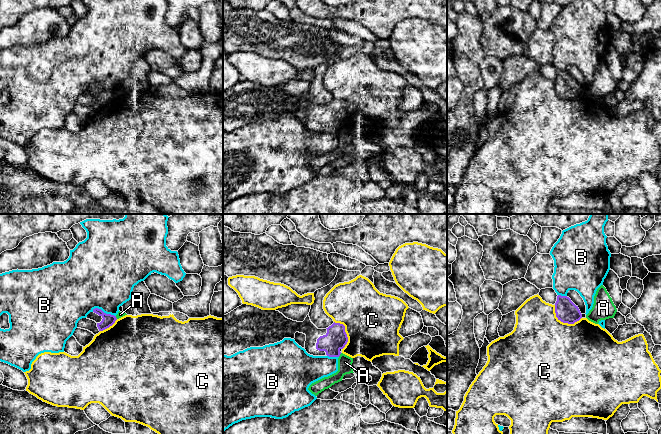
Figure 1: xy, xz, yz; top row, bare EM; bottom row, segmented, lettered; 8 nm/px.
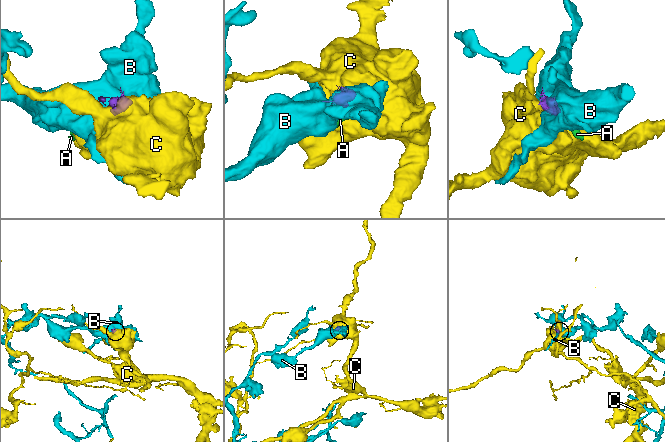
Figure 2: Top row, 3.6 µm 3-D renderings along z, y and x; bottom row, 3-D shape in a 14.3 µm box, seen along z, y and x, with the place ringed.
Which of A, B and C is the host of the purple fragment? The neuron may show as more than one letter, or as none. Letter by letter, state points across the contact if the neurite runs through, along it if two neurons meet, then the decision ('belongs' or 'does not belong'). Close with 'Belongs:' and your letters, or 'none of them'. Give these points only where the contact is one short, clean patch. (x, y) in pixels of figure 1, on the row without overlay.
A: border xz (341, 129), (338, 132); does not belong
B: does not belong
C: border yz (554, 81), (556, 92), (563, 98), (574, 99), (581, 93); does not belong
Belongs: none of them

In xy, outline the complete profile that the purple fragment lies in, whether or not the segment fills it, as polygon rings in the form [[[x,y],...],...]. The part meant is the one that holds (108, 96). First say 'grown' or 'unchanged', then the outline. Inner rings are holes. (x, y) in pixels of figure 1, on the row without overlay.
grown; [[[95,84],[90,88],[87,95],[93,96],[97,99],[99,107],[103,107],[112,102],[117,96],[116,92],[104,89],[101,85]]]

